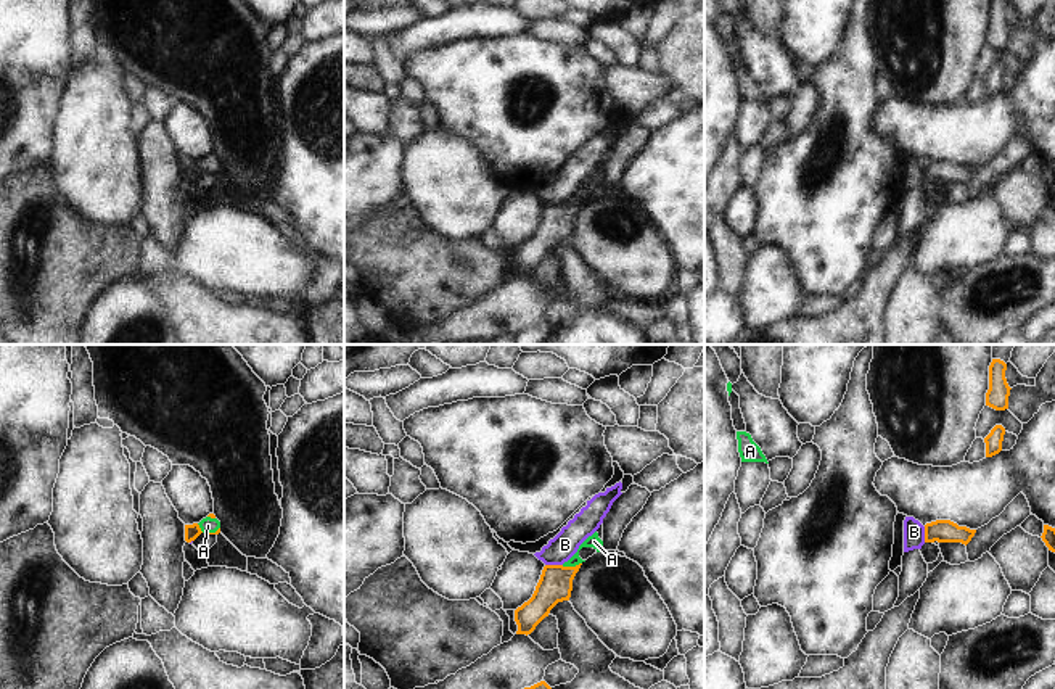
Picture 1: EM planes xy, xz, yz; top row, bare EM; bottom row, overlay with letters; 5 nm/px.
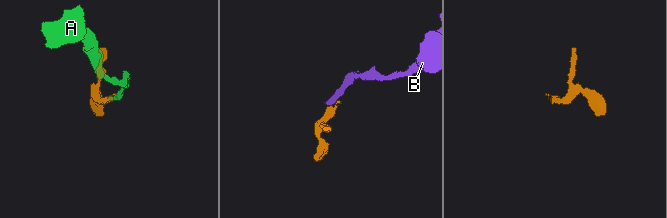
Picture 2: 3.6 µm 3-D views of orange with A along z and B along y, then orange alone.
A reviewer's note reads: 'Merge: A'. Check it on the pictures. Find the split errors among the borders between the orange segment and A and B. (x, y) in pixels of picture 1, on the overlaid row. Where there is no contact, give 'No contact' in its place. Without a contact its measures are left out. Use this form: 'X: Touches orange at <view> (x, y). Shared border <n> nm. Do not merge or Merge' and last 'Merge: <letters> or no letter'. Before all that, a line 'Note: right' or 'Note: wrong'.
Note: right
A: Touches orange at xz (571, 567). Shared border 110 nm. Merge
B: Touches orange at xz (554, 565). Shared border 90 nm. Do not merge
Merge: A

